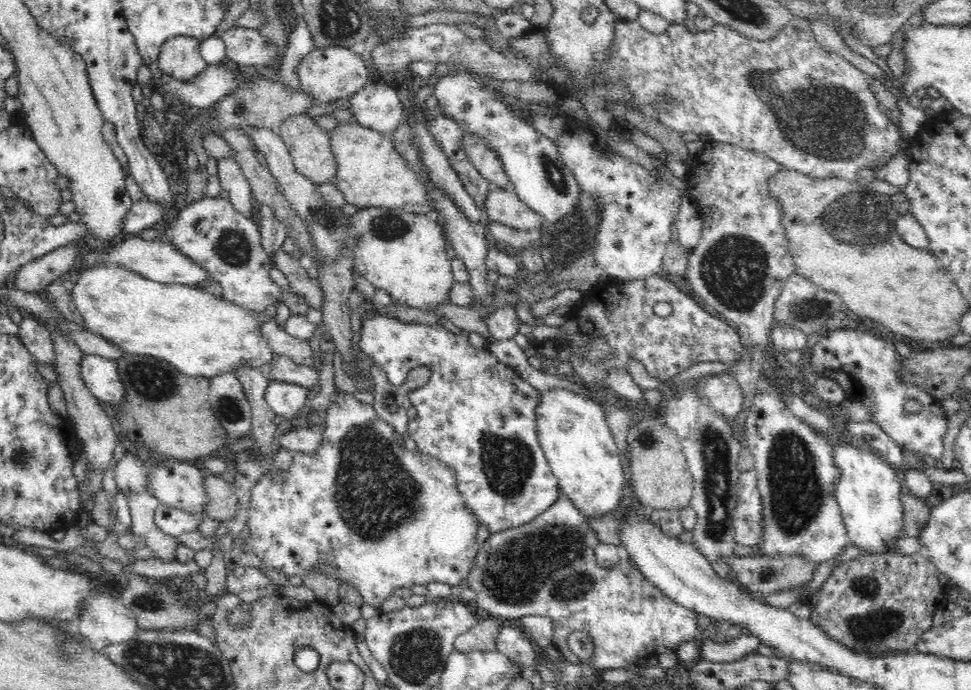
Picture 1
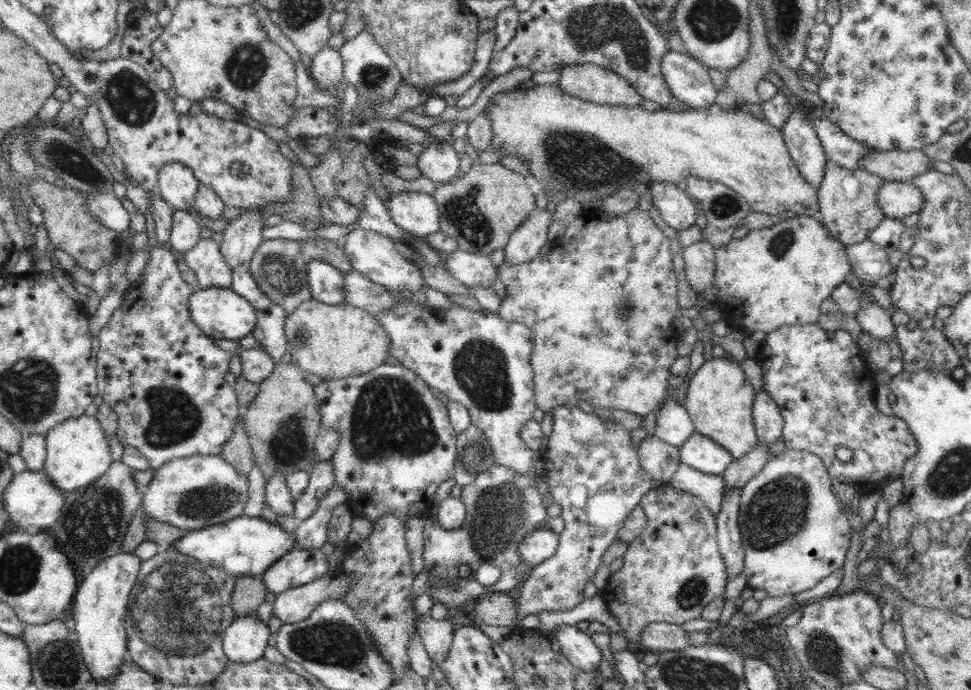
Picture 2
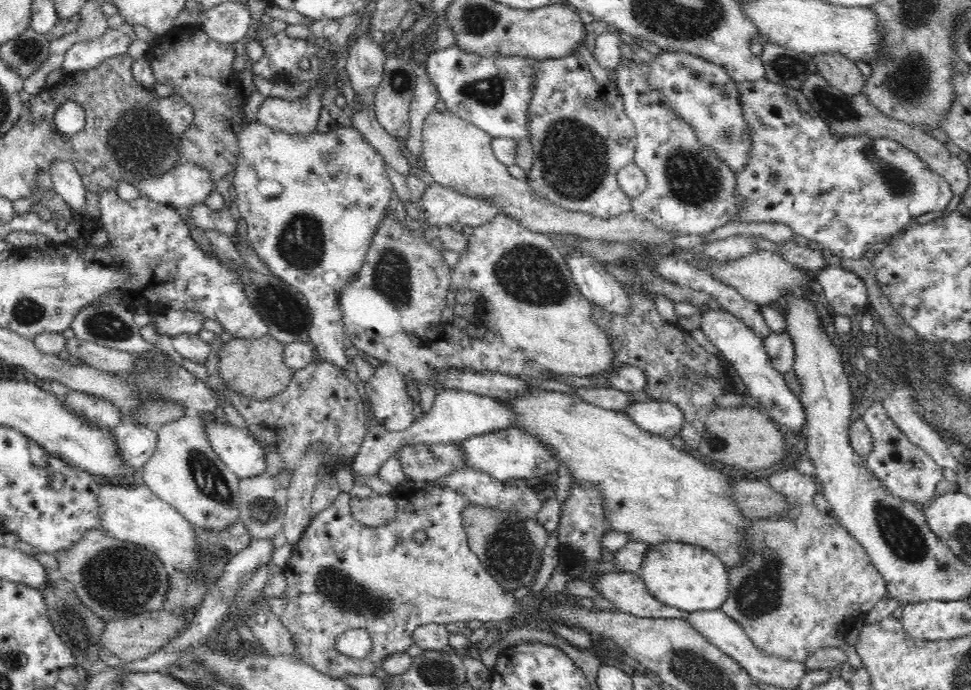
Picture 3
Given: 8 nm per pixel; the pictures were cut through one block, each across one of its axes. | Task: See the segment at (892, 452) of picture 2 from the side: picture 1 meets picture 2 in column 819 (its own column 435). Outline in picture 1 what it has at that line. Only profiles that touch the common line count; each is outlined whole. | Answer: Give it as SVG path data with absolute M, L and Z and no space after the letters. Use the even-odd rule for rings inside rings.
M370 312L370 314L362 314L362 328L357 335L356 346L359 348L361 358L372 358L373 364L378 365L384 369L387 374L387 381L390 385L401 386L405 383L410 370L418 368L418 366L428 366L432 371L430 381L426 382L422 388L415 389L409 392L408 397L410 404L414 405L417 410L416 420L410 421L407 426L407 432L416 442L420 453L430 455L430 457L438 457L442 463L448 464L448 467L454 469L454 478L456 479L456 489L462 493L462 498L466 501L466 507L478 517L478 522L484 524L486 528L490 529L491 534L495 532L522 526L540 516L546 509L549 509L556 500L558 500L558 492L560 487L558 484L558 477L550 470L550 465L544 455L544 449L538 443L538 400L540 400L540 391L532 384L525 382L519 374L510 365L500 362L498 358L492 355L488 345L484 347L474 347L469 341L468 337L460 334L450 332L442 325L435 327L434 325L414 324L402 322L389 316L384 316L381 312Z

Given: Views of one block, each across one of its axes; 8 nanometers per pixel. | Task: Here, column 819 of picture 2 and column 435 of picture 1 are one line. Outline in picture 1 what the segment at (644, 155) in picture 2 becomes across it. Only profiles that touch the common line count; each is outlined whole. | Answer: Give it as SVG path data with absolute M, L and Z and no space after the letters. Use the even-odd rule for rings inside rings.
M339 124L331 134L331 150L339 167L332 184L342 191L346 203L358 209L402 208L409 213L432 216L436 221L434 199L428 195L428 185L421 182L417 170L408 167L388 134L360 125Z

